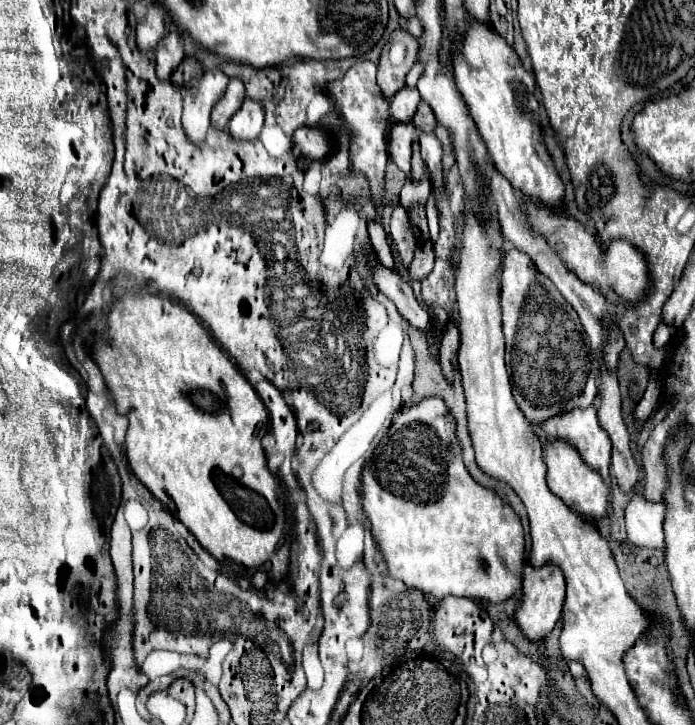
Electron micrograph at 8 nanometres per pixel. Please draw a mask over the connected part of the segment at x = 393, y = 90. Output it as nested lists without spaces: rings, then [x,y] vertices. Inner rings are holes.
[[[403,30],[393,32],[389,44],[385,44],[381,62],[377,68],[377,84],[387,98],[393,98],[405,88],[405,76],[417,62],[419,42]]]

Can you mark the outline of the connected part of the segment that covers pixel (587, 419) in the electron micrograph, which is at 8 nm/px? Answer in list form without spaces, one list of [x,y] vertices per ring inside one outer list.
[[[589,406],[589,408],[583,408],[583,410],[581,408],[573,408],[569,412],[561,412],[555,418],[549,418],[547,422],[543,422],[541,428],[543,428],[545,442],[547,440],[555,440],[555,438],[563,438],[563,440],[571,442],[579,450],[579,454],[583,456],[583,460],[593,470],[597,470],[605,482],[610,481],[609,466],[611,462],[612,442],[609,440],[607,432],[599,424],[597,408],[595,406]]]

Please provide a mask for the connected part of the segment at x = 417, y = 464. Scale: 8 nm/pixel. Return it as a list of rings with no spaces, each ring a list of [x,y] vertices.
[[[429,396],[429,398],[413,404],[411,408],[403,408],[403,412],[395,414],[395,420],[393,420],[387,436],[375,448],[373,456],[369,458],[367,466],[363,468],[363,510],[371,522],[373,538],[389,564],[389,574],[393,578],[399,578],[405,586],[423,590],[433,604],[443,600],[445,596],[461,596],[461,598],[473,598],[473,600],[497,604],[497,602],[505,602],[507,598],[521,592],[521,570],[523,570],[523,560],[525,560],[525,542],[523,542],[521,520],[513,512],[513,508],[495,490],[485,488],[471,478],[471,474],[465,468],[463,458],[461,458],[461,444],[455,434],[455,418],[443,398]]]

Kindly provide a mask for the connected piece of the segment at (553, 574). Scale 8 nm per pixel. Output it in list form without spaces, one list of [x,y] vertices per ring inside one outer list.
[[[531,562],[525,564],[523,570],[523,602],[515,612],[515,620],[525,636],[529,636],[533,642],[543,640],[561,618],[561,606],[565,600],[565,578],[557,564],[547,562],[543,566],[533,566]]]

